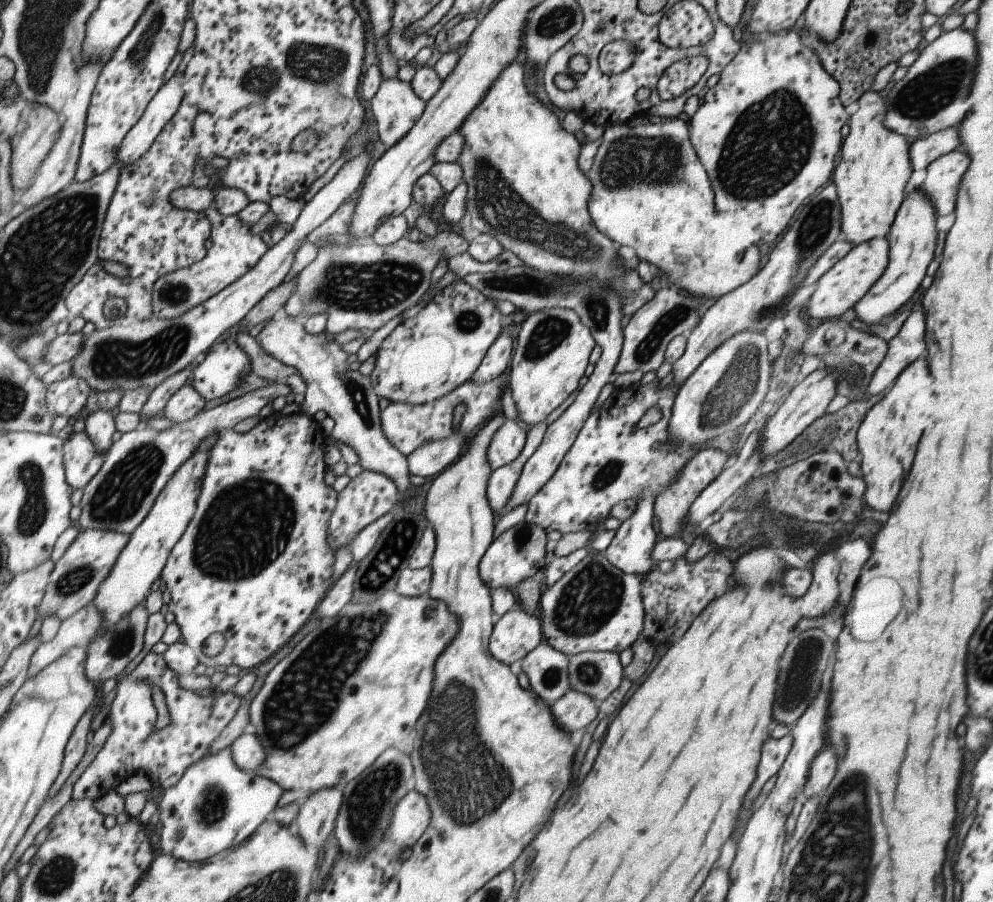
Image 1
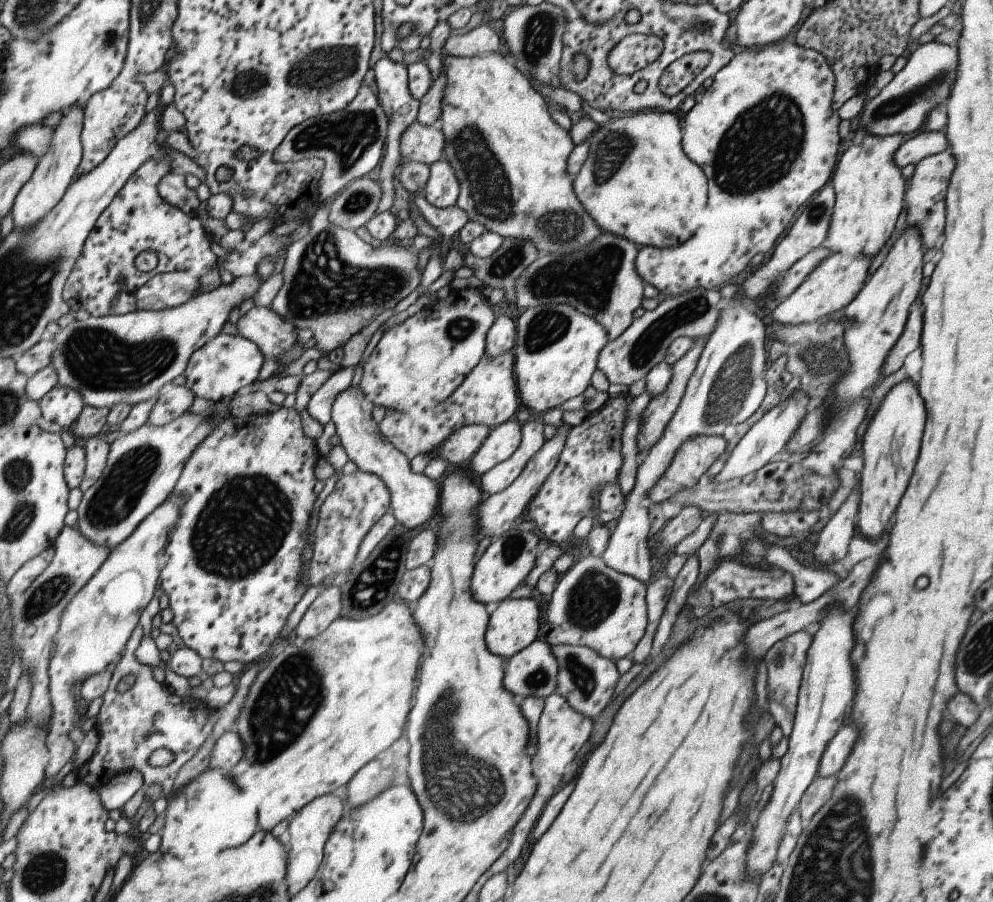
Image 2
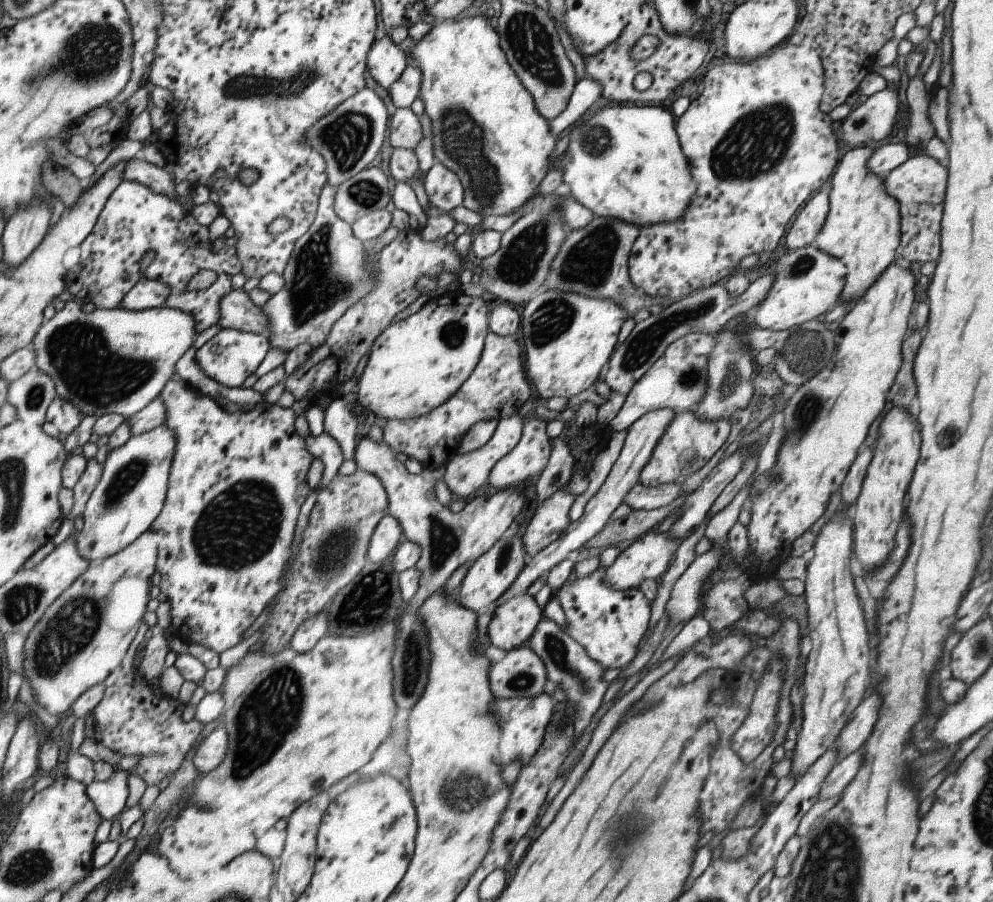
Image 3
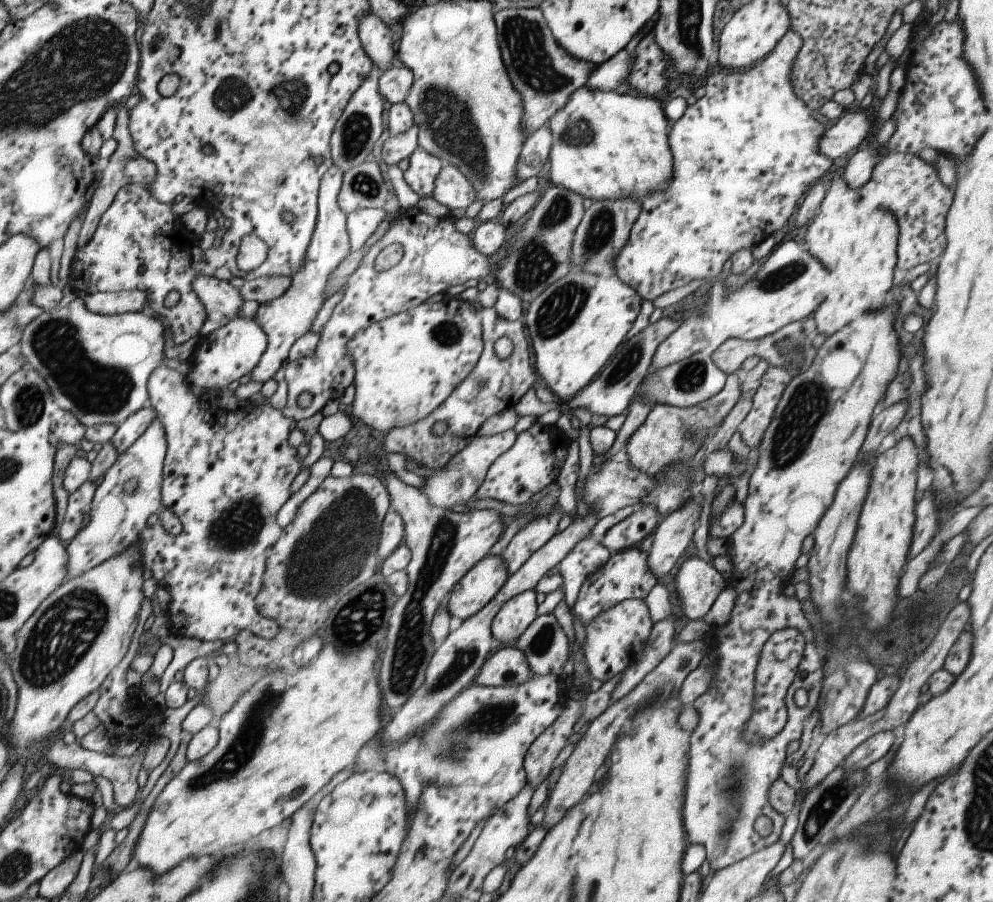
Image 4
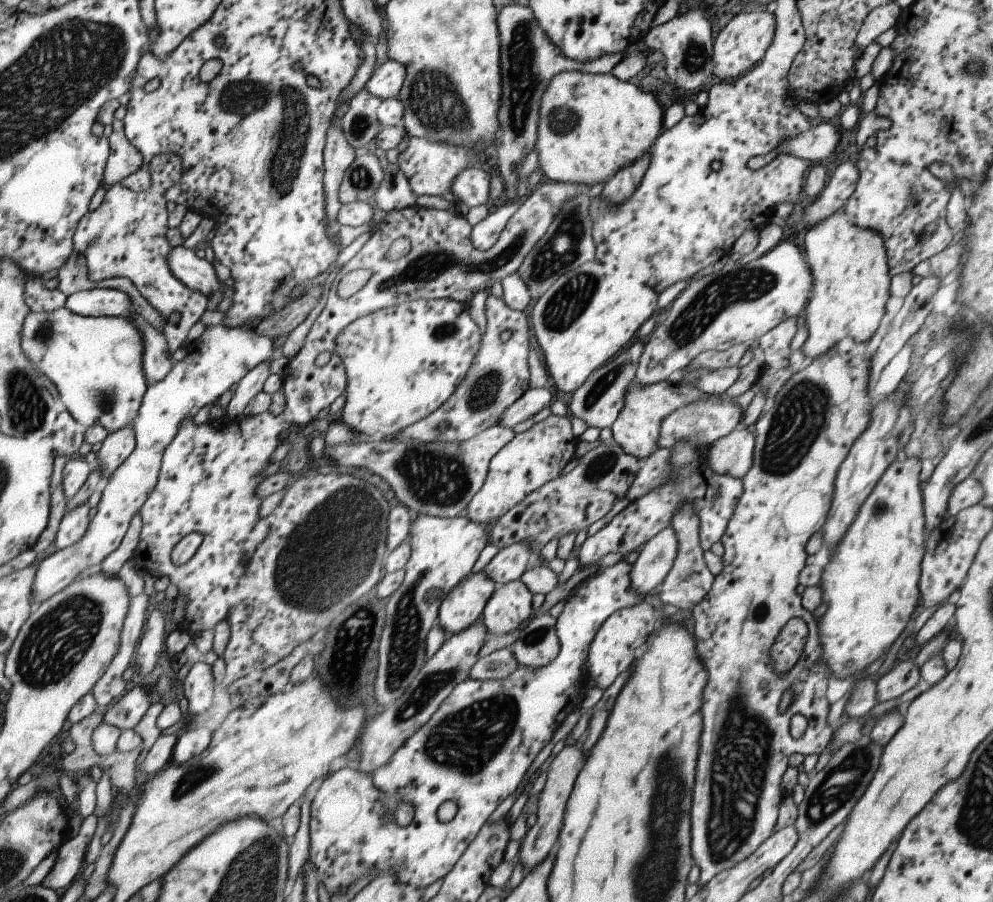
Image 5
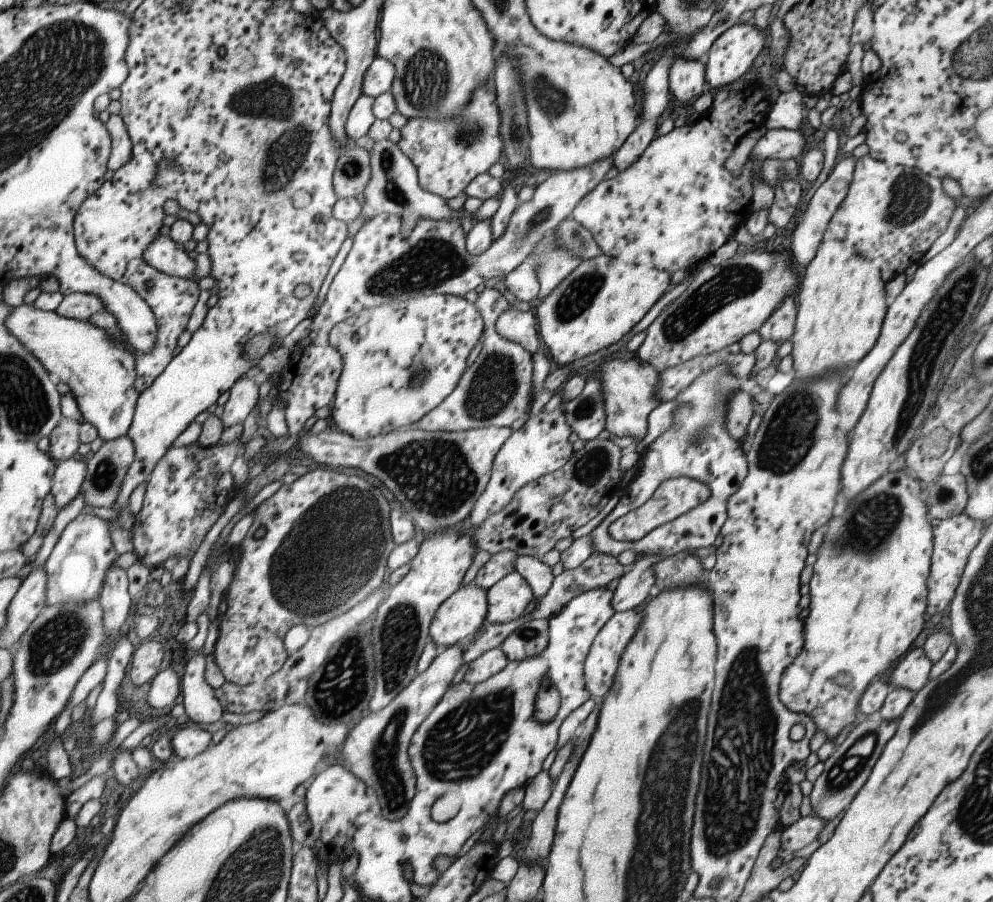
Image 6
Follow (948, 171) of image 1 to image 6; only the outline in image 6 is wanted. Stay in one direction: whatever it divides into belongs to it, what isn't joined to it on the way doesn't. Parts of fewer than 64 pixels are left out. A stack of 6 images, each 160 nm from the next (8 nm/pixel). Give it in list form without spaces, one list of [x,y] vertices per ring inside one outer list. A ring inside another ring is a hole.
[[[868,154],[854,161],[854,171],[845,198],[829,219],[822,240],[837,239],[845,243],[858,257],[872,259],[879,264],[881,280],[886,283],[894,275],[903,273],[907,266],[919,264],[922,256],[929,250],[935,239],[946,229],[950,220],[955,200],[950,199],[942,189],[942,182],[937,176],[923,174],[916,165],[919,154],[898,154],[897,158],[909,166],[899,166],[888,161],[873,158]]]

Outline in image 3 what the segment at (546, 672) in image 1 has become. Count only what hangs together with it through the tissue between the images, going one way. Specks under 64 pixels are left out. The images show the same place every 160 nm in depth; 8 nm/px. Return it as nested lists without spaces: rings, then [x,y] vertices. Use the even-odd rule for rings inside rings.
[[[527,646],[507,651],[499,662],[490,666],[488,681],[495,699],[533,698],[543,693],[546,680],[546,668],[543,661]]]

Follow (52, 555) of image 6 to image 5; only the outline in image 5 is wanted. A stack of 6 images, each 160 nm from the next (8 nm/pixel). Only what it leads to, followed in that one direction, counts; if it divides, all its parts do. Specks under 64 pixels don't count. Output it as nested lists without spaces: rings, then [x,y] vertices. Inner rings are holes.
[[[87,503],[75,506],[61,518],[55,539],[53,540],[57,550],[63,550],[77,544],[77,540],[85,534],[91,520],[91,510]]]

